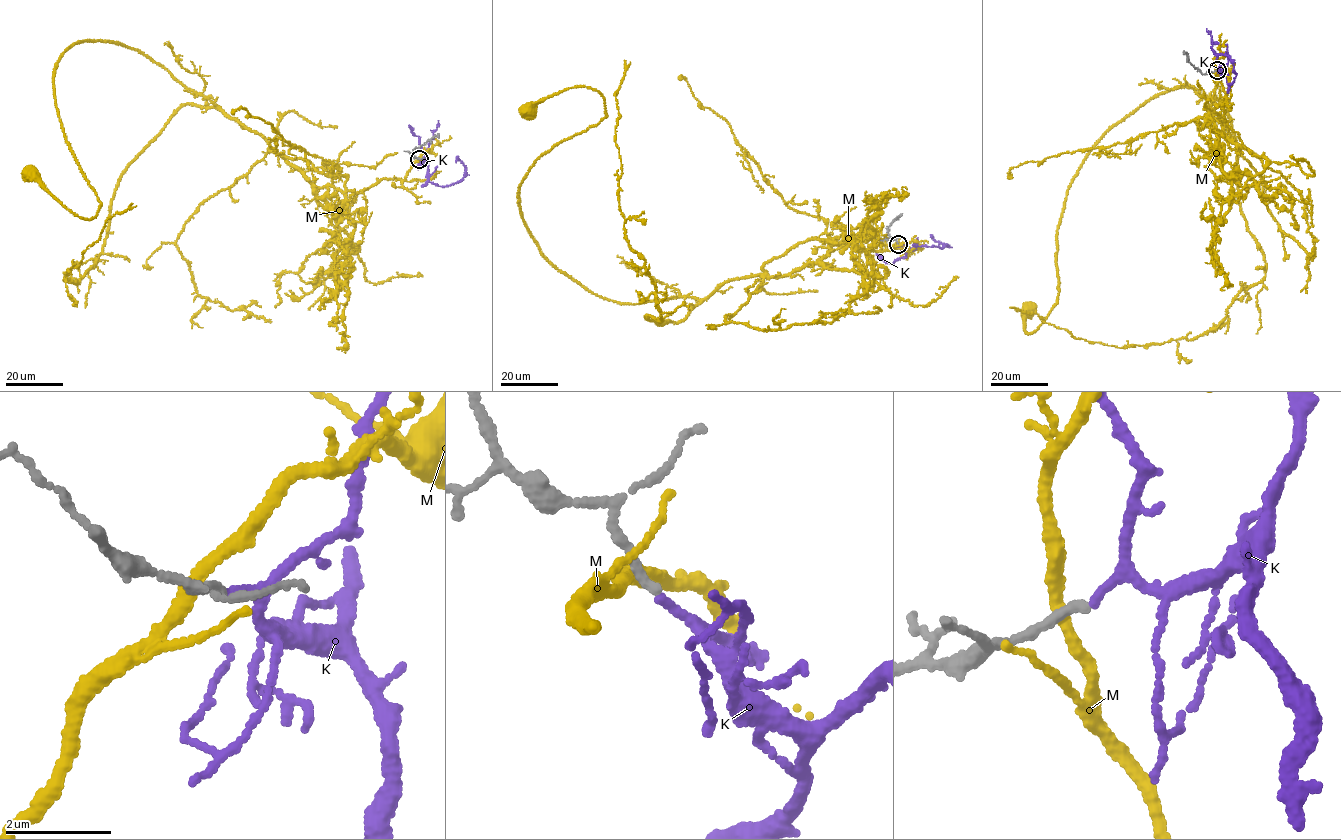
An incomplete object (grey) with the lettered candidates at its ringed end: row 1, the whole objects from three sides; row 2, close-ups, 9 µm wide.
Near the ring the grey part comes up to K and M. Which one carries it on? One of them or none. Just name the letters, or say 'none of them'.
K

